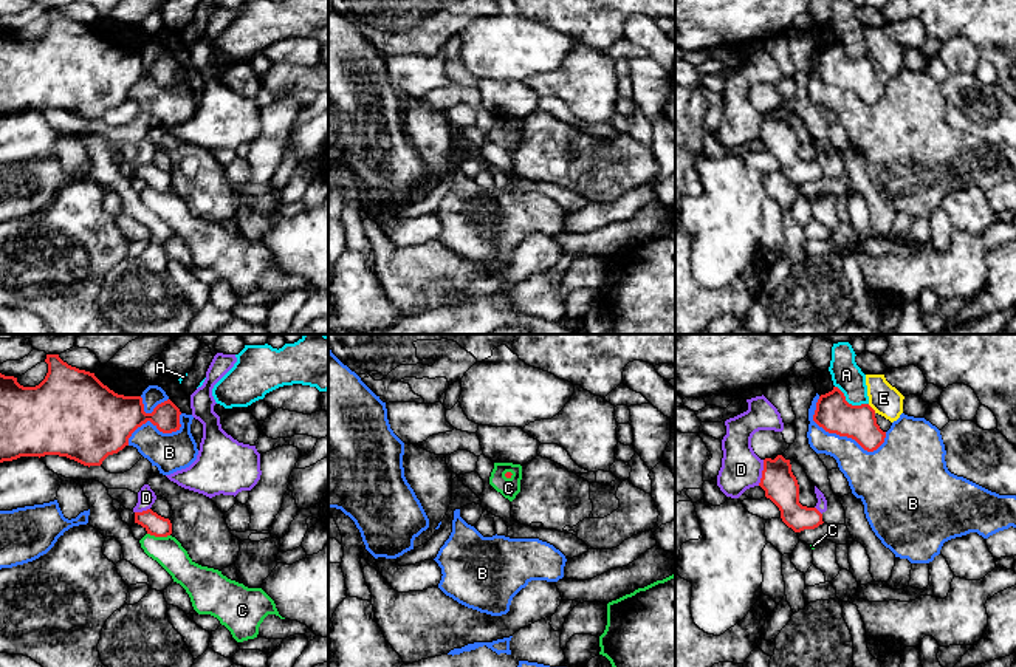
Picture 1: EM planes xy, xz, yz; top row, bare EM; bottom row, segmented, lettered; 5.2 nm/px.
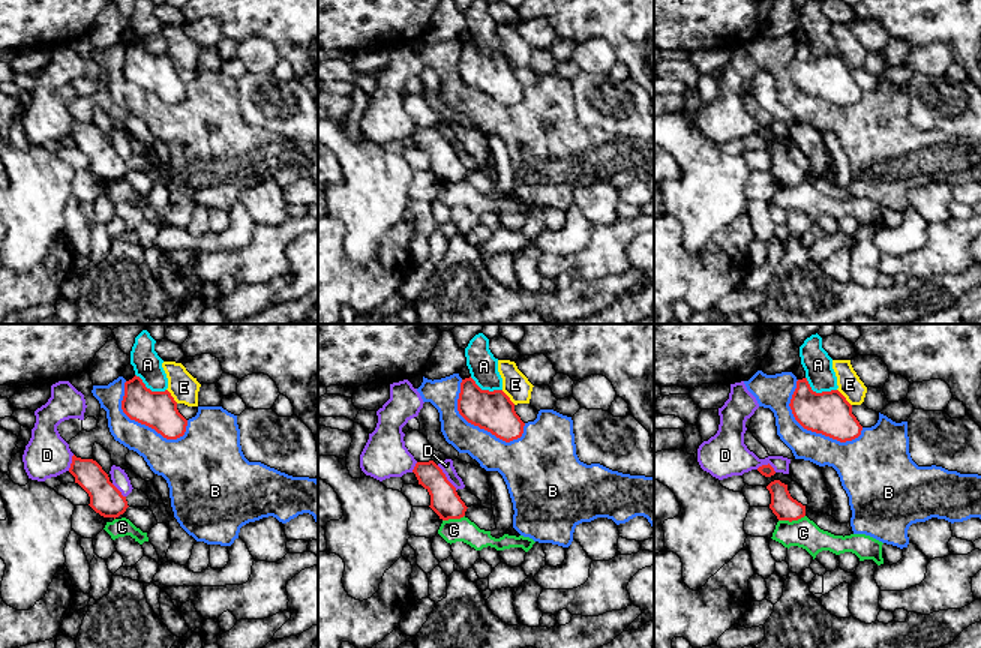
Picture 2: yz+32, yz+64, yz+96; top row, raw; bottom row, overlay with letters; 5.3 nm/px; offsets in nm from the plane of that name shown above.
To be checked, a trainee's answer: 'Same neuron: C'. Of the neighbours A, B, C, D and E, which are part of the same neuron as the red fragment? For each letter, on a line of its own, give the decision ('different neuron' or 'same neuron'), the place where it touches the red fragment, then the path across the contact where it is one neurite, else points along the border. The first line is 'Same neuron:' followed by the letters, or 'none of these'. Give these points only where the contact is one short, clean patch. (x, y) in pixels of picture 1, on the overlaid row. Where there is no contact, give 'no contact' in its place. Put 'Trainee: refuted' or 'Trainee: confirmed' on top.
Trainee: refuted
Same neuron: none of these
A: different neuron; meets red in yz at (851, 404)
B: different neuron; meets red in yz at (838, 434)
C: different neuron; meets red in xy at (158, 536); border along xy (147, 533), (169, 536)
D: different neuron; meets red in yz at (762, 472)
E: different neuron; meets red in yz at (872, 409); border along yz (868, 404), (875, 412)

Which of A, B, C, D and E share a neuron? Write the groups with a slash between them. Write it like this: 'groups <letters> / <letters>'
groups A / B / C / D / E

